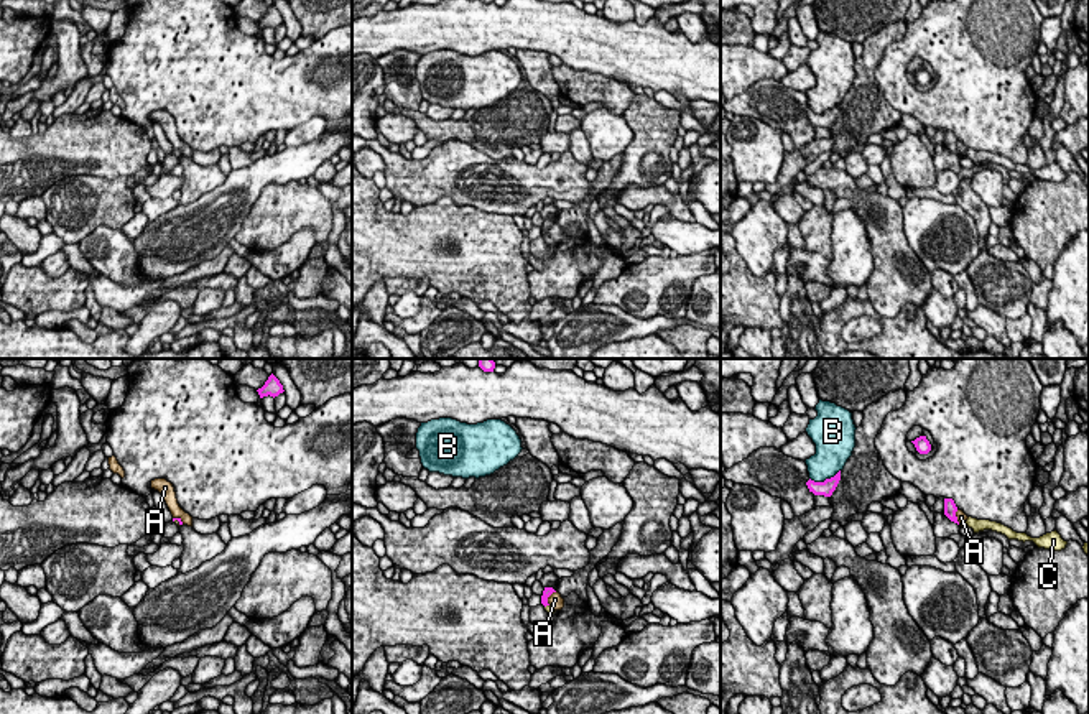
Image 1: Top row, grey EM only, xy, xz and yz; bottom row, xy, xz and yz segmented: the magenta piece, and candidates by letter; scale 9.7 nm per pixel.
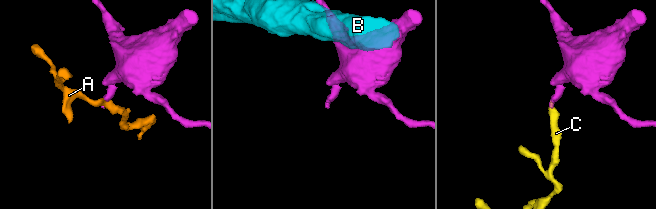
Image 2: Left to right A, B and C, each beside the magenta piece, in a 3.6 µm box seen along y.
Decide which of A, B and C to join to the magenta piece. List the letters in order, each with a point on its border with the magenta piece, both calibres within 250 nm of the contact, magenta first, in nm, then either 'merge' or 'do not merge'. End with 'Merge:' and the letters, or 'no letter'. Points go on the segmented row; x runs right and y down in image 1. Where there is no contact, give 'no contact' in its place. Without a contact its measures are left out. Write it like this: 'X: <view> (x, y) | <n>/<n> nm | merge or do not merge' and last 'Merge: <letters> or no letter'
A: xz (548, 596) | 90/140 nm | do not merge
B: yz (826, 479) | 140/320 nm | do not merge
C: xy (176, 519) | 30/50 nm | merge
Merge: C

